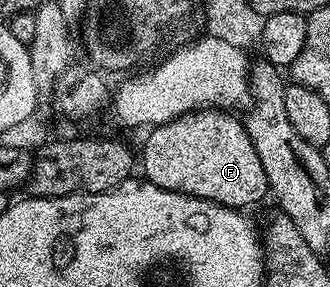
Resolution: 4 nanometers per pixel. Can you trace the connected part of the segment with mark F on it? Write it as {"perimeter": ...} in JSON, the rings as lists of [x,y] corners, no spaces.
{"perimeter":[[[201,108],[193,110],[191,114],[178,116],[161,126],[151,127],[147,131],[148,139],[144,142],[144,158],[142,154],[143,177],[163,190],[205,198],[220,206],[245,208],[244,206],[252,206],[255,202],[262,201],[264,193],[267,195],[270,190],[268,176],[260,154],[248,135],[248,129],[239,117],[236,119],[232,114],[235,113],[225,112],[220,108]]]}

